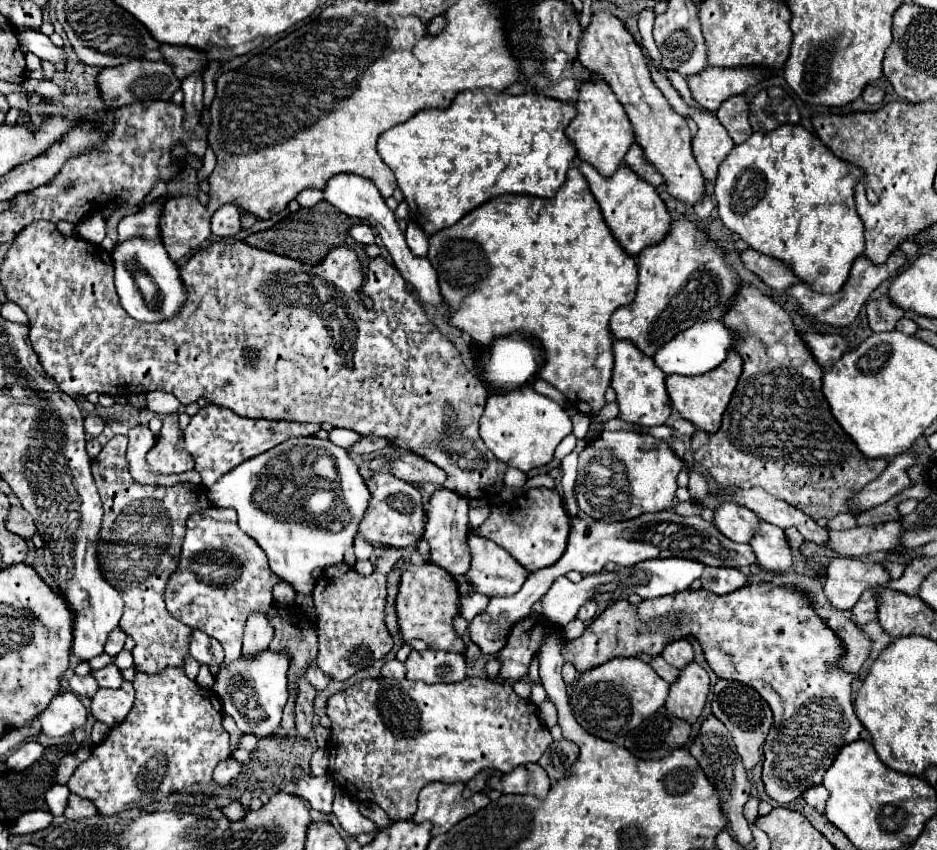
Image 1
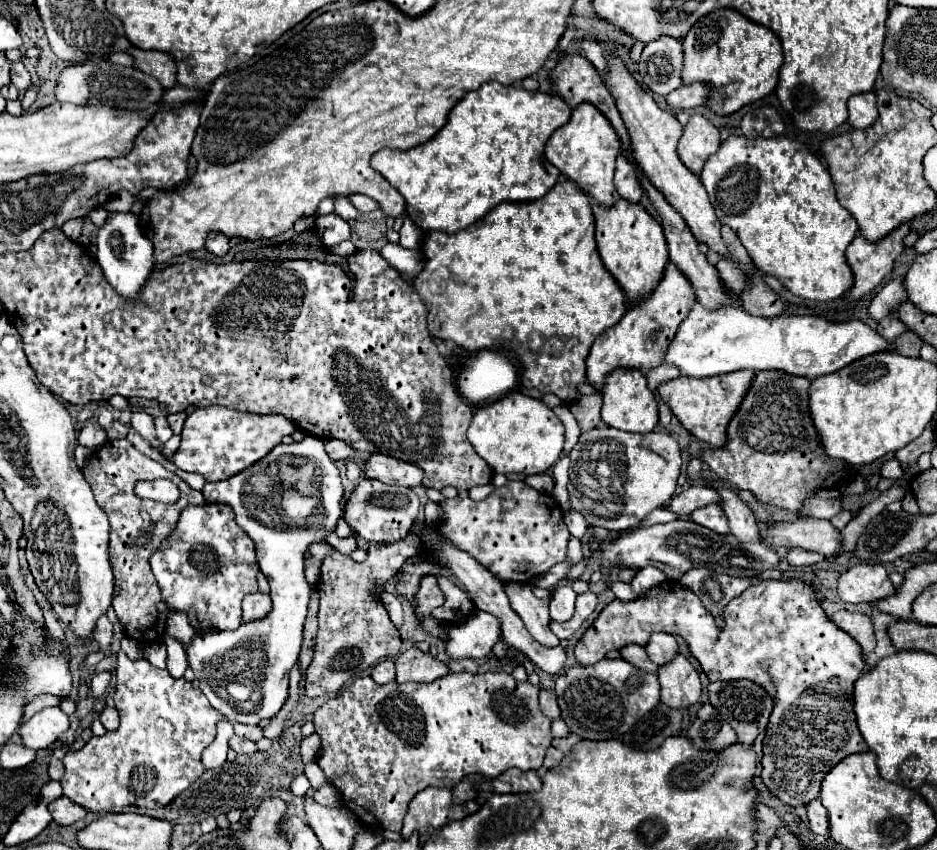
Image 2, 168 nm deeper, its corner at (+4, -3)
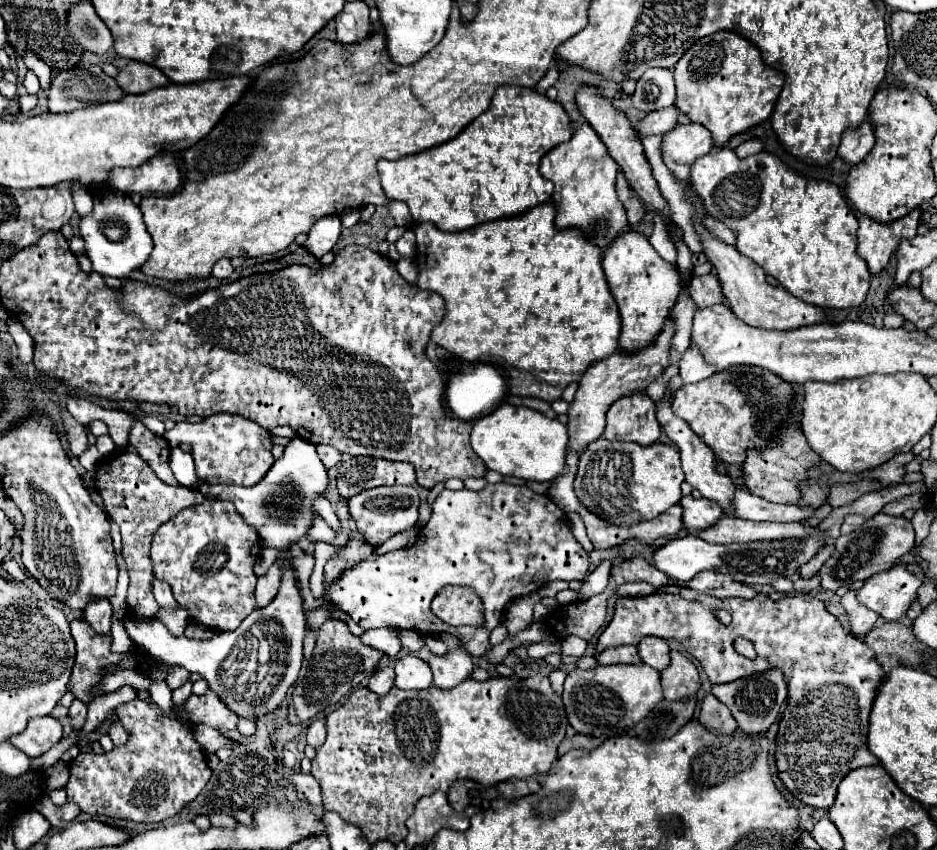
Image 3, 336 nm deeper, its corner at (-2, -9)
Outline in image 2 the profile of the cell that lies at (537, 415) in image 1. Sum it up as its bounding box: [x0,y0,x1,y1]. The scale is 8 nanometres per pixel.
[467,392,565,474]

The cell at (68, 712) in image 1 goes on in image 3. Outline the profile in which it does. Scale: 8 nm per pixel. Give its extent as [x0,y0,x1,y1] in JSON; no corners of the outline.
[9,716,63,758]

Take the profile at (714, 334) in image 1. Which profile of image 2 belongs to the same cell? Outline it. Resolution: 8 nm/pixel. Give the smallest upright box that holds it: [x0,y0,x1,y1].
[665,300,895,378]

